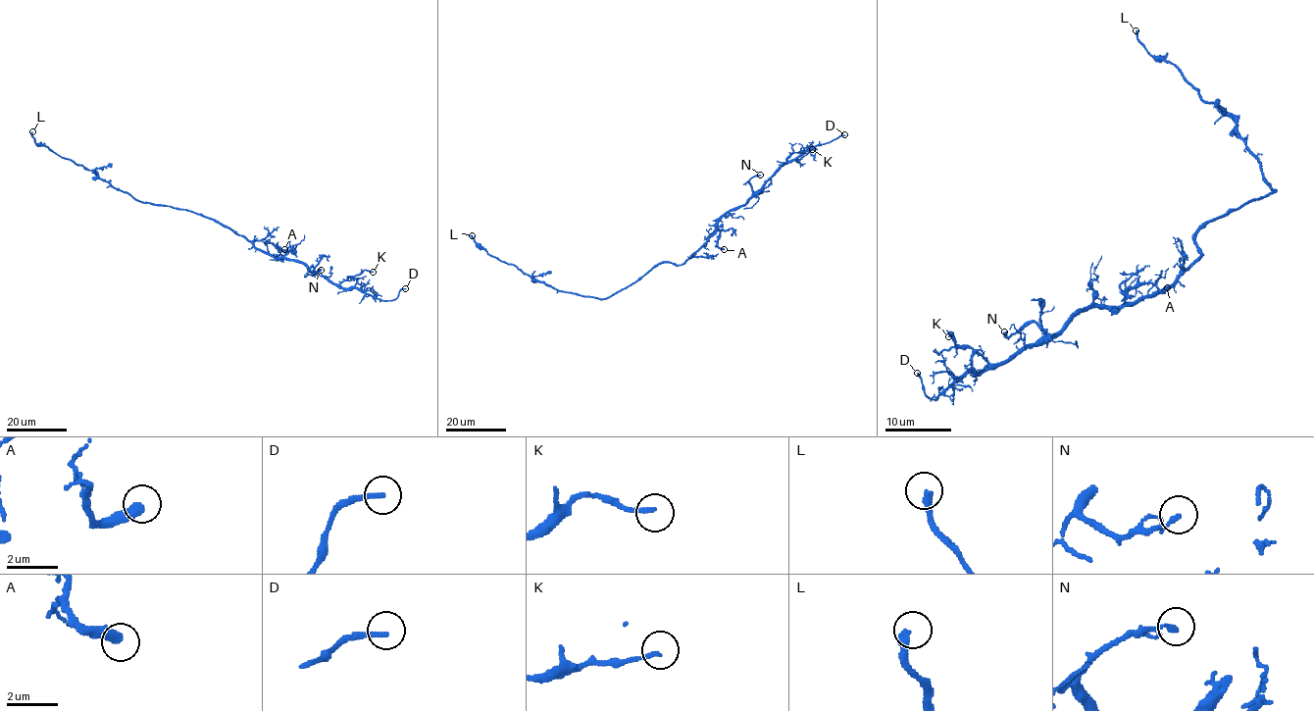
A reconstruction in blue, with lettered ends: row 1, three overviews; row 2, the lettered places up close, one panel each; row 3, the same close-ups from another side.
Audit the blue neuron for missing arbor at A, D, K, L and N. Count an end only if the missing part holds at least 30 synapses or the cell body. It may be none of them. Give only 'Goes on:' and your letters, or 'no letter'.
Goes on: D, L

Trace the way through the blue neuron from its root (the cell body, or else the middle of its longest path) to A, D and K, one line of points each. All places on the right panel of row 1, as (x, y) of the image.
A: (1194, 234), (1201, 254), (1170, 285), (1134, 302), (1126, 300), (1131, 289), (1148, 282), (1160, 292), (1167, 287)
D: (1194, 234), (1201, 254), (1158, 290), (1126, 305), (1086, 307), (1056, 333), (963, 375), (936, 399), (917, 373)
K: (1194, 234), (1201, 254), (1172, 284), (1126, 305), (1086, 307), (999, 363), (948, 336)

